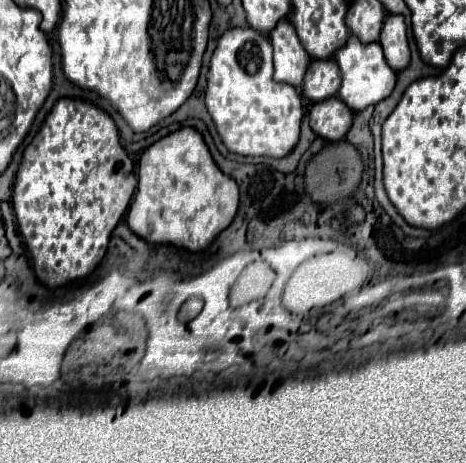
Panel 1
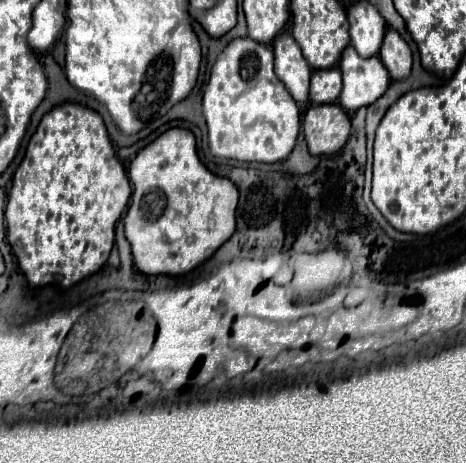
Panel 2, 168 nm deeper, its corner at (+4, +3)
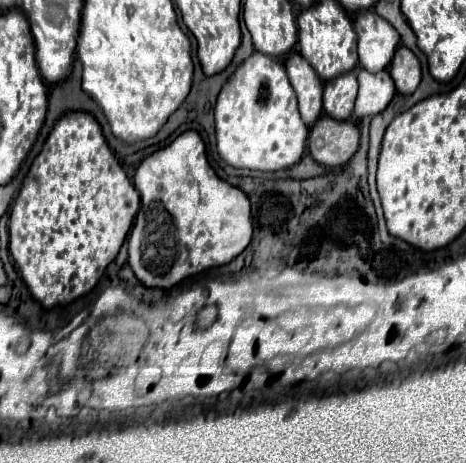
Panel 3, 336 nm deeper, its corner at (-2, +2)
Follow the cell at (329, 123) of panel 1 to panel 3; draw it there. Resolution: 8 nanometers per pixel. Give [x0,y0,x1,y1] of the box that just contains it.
[308,115,360,167]

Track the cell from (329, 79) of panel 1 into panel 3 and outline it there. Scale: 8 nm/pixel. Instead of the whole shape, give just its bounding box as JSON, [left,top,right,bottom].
[324,69,358,119]

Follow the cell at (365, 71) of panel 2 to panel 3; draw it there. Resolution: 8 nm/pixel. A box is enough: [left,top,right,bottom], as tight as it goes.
[352,67,396,119]

